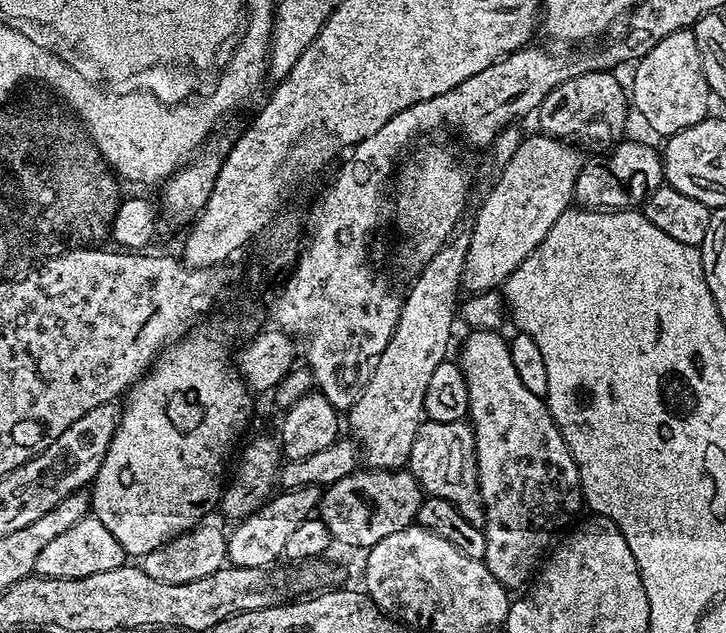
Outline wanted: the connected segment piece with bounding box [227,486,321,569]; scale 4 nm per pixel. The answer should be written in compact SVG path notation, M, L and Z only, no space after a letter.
M289 488L275 493L260 509L235 525L228 537L228 564L234 568L266 568L283 557L290 534L302 522L306 522L317 511L321 489Z

